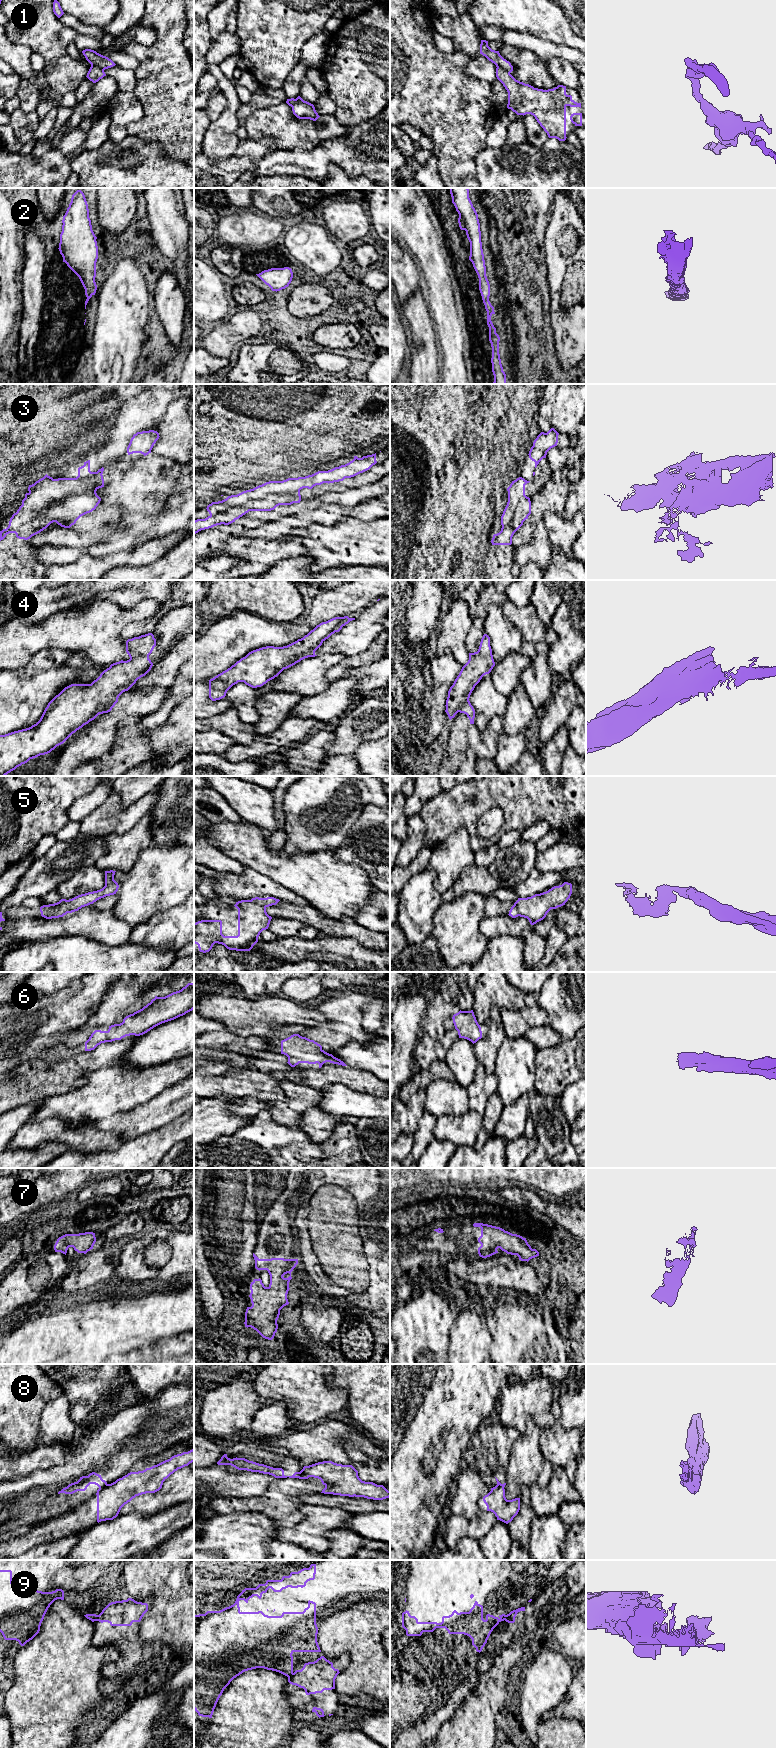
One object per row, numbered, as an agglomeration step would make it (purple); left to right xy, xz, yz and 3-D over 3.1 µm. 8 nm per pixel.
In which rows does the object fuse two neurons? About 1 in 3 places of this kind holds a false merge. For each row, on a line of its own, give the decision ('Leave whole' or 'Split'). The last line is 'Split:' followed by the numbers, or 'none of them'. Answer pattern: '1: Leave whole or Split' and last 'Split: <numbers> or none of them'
1: Split
2: Leave whole
3: Leave whole
4: Split
5: Leave whole
6: Leave whole
7: Leave whole
8: Split
9: Split
Split: 1, 4, 8, 9

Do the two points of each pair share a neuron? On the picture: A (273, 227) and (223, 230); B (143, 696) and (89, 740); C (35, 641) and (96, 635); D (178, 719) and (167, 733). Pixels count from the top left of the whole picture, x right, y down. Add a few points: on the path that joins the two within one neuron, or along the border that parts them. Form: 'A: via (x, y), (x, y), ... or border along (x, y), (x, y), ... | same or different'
A: via (261, 230), (235, 230) | same
B: via (130, 703), (125, 704), (102, 727) | same
C: via (50, 635), (81, 635) | same
D: via (178, 723), (171, 731) | same

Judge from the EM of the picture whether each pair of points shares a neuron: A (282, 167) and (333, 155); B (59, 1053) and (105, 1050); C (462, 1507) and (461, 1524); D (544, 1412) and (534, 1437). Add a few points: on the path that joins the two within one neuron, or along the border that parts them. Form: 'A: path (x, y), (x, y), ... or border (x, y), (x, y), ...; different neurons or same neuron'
A: path (295, 162), (315, 162), (320, 157); same neuron
B: border (84, 1050), (70, 1058); different neurons
C: border (479, 1510), (469, 1520), (452, 1513); different neurons
D: border (542, 1429), (528, 1419), (521, 1432); different neurons

